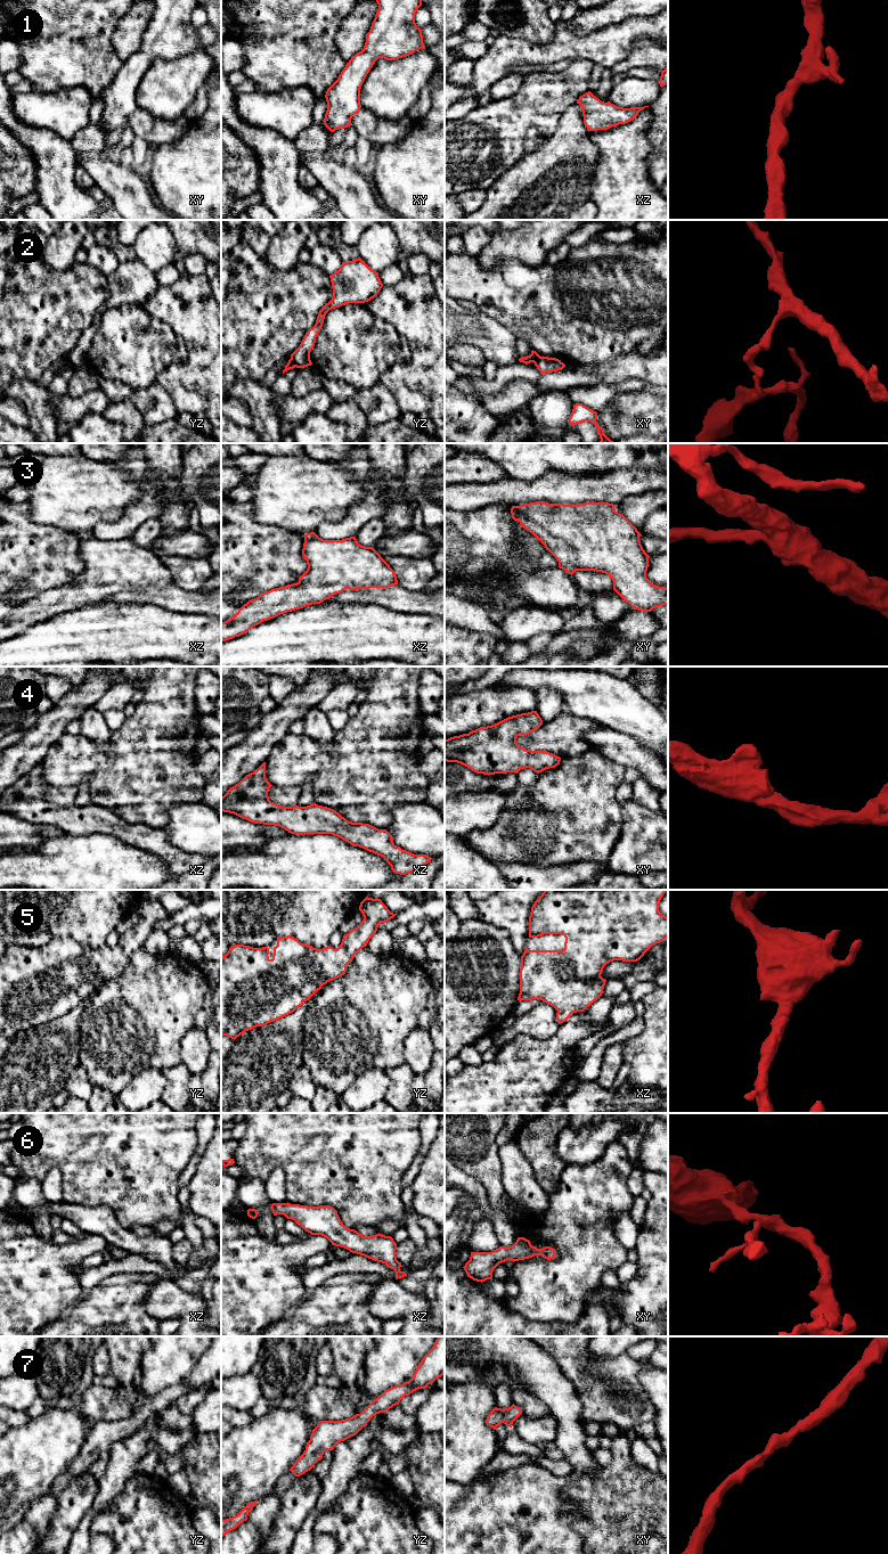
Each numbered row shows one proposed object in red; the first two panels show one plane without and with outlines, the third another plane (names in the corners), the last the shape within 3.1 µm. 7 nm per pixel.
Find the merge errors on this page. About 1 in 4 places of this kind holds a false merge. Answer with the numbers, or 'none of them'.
2

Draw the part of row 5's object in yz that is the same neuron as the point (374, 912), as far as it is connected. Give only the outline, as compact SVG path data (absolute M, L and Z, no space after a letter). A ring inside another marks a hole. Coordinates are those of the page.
M368 897L360 902L359 910L364 916L362 922L343 935L337 949L331 946L317 949L294 937L279 937L270 959L268 947L231 946L221 958L221 1036L235 1040L245 1031L275 1022L302 1006L324 984L344 975L347 965L367 946L378 925L397 915L381 899Z

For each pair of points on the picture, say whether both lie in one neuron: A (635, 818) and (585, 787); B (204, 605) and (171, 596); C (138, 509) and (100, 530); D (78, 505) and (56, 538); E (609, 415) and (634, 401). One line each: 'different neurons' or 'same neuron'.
A: different neurons
B: same neuron
C: same neuron
D: different neurons
E: same neuron

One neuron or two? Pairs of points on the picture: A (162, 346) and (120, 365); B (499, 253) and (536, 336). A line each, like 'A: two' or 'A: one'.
A: one
B: two

